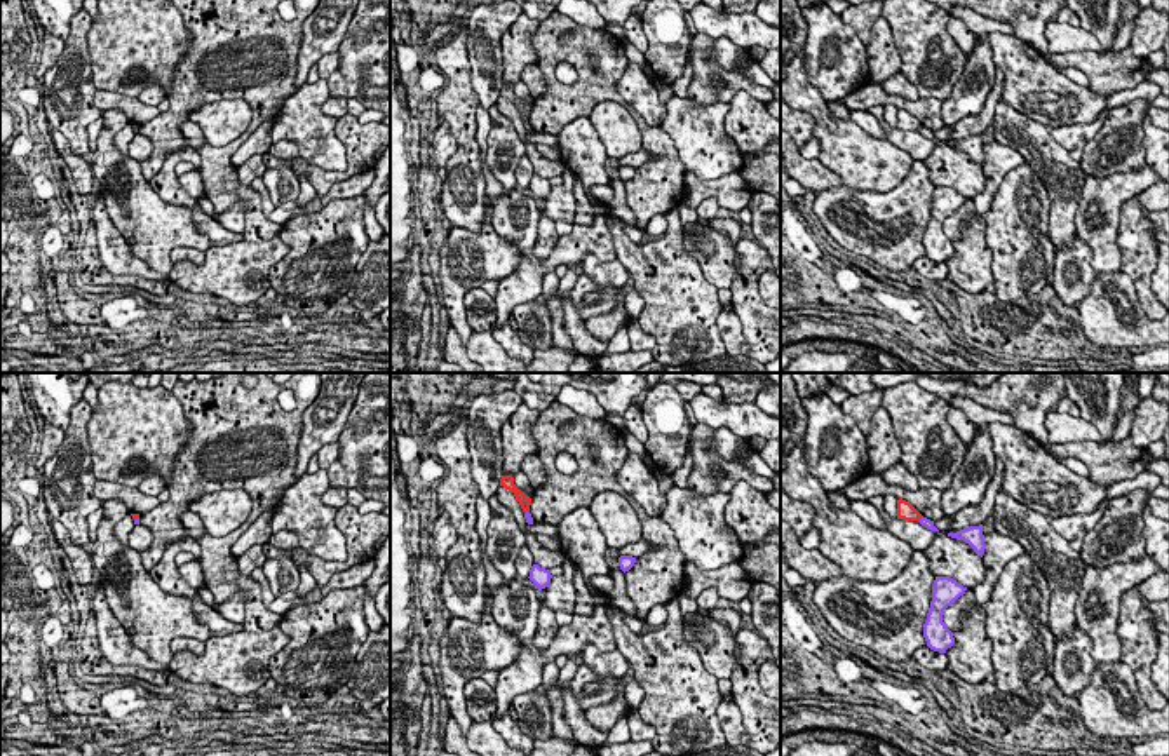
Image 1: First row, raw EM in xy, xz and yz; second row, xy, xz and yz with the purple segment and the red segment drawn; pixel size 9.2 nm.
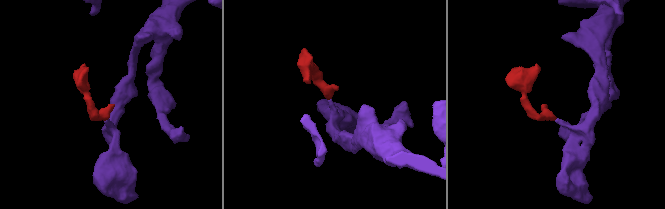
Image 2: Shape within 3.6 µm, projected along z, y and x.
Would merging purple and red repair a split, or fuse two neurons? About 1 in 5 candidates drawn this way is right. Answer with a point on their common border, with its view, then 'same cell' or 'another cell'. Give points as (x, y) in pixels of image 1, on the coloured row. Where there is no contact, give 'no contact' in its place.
yz (920, 519) | same cell

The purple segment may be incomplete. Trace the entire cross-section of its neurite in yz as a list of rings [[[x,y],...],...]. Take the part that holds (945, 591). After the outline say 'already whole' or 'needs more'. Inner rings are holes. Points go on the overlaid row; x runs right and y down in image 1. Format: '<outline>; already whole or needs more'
[[[936,577],[930,610],[923,624],[923,638],[930,650],[946,653],[946,650],[955,645],[953,632],[943,622],[943,615],[965,591],[967,587],[949,577]]]; already whole

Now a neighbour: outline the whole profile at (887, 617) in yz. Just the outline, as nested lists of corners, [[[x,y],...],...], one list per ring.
[[[915,550],[909,564],[894,580],[859,582],[841,575],[819,582],[812,603],[847,641],[887,660],[904,662],[927,646],[923,624],[934,580],[925,550]]]

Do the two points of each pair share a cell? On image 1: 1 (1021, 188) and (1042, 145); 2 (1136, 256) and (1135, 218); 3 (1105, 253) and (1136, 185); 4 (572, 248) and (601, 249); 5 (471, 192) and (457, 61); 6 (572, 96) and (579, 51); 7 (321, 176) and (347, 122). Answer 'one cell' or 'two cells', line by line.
1: two cells
2: one cell
3: one cell
4: one cell
5: one cell
6: one cell
7: one cell

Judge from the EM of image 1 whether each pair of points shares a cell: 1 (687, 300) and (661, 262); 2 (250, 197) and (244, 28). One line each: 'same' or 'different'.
1: same
2: same

